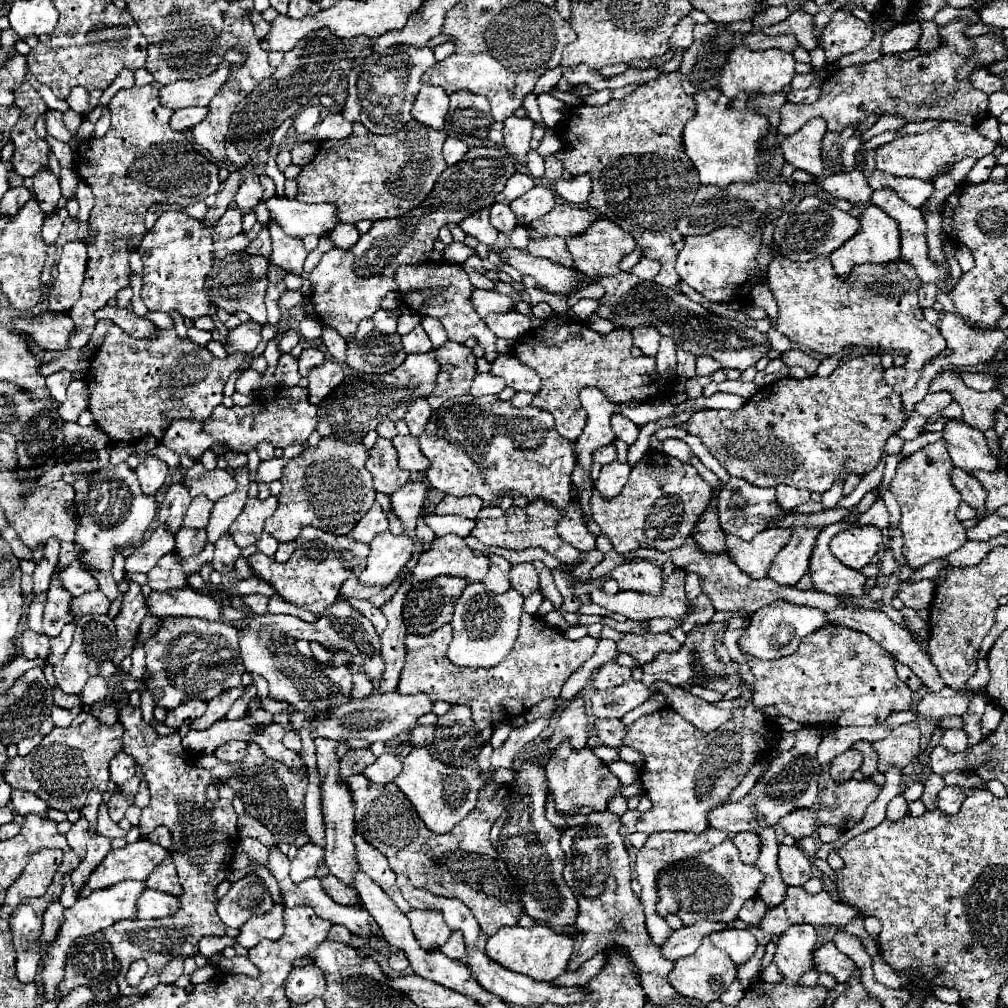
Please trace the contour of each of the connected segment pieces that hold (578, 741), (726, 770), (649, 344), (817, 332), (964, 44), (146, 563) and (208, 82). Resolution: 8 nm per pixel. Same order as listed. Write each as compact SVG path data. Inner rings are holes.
M578 693L560 713L560 719L556 723L554 735L550 737L550 751L562 741L570 739L572 747L582 749L588 745L588 715L586 715L586 699L582 693Z
M748 701L746 707L736 707L732 719L712 733L698 731L670 707L640 717L628 727L626 745L642 751L646 757L646 763L640 769L640 781L652 801L652 809L642 813L636 831L706 831L706 815L730 797L756 761L764 759L766 753L772 753L774 739L776 729L752 701ZM680 757L682 763L676 763Z
M636 327L632 329L632 335L634 335L634 345L642 351L642 355L656 357L660 335L658 331L654 331L654 327Z
M824 255L808 263L794 263L784 257L774 257L766 271L766 285L772 291L780 309L776 329L792 343L806 345L824 357L834 357L846 347L878 347L882 351L912 353L916 369L946 347L940 329L936 325L930 325L922 317L922 307L918 305L916 295L920 279L914 267L910 267L910 263L906 263L904 259L898 259L898 263L864 263L862 267L854 267L854 275L850 275L850 279L838 279Z
M952 21L940 27L940 37L948 45L952 45L960 55L970 55L974 51L974 43L964 37L964 29L968 27L966 21Z
M158 525L150 539L146 539L130 557L126 557L126 571L148 573L162 555L174 551L174 533L166 525Z
M228 53L220 67L204 79L194 81L174 81L170 85L164 85L160 91L160 103L164 107L170 107L172 111L192 105L208 105L214 93L222 87L222 83L228 79L228 69L232 65L240 65L244 61L242 53Z

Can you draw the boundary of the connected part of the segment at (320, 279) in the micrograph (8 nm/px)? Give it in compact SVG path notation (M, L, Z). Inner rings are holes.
M504 145L474 147L462 157L462 161L448 167L438 177L426 203L408 211L408 215L374 221L372 229L360 235L358 243L348 251L330 249L324 253L316 269L310 273L314 285L312 303L318 319L336 329L346 341L352 341L358 323L372 317L380 309L384 295L394 289L394 271L404 263L418 265L428 261L432 245L438 239L438 229L446 223L460 223L460 219L474 211L492 205L494 195L504 189L506 179L514 173L516 165Z

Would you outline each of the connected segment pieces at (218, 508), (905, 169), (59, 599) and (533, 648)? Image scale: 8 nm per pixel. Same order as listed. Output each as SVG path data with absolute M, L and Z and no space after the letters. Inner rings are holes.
M242 467L238 471L232 471L232 475L238 481L238 489L226 497L222 497L218 503L214 503L214 509L210 513L206 533L208 533L208 543L214 543L222 533L228 531L230 523L242 513L242 505L246 501L246 491L248 491L248 467Z
M940 121L938 127L920 133L920 135L904 135L896 141L890 141L876 149L876 165L880 171L890 173L894 177L918 177L922 181L934 181L942 175L948 175L952 167L966 157L982 157L984 153L992 153L996 143L992 139L982 137L976 127L964 123Z
M54 573L50 589L46 591L46 607L44 607L44 633L48 637L56 637L66 623L74 621L74 617L68 615L70 599L72 595L62 587L62 583L58 583L58 573Z
M522 613L520 633L508 657L488 669L476 667L458 667L448 661L447 649L453 637L452 627L440 627L428 635L406 635L406 665L400 675L398 691L400 693L428 693L434 701L448 701L454 705L468 705L472 709L472 719L480 729L510 721L526 713L544 697L558 697L564 681L580 669L586 659L594 653L598 639L586 635L578 641L564 639L560 631L554 631L542 619ZM524 651L530 651L524 653ZM492 687L500 693L492 693Z

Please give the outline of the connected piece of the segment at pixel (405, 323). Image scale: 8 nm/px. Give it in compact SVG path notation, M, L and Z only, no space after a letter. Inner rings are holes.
M406 311L406 313L402 313L402 315L398 317L398 329L396 329L396 333L398 333L398 335L406 335L406 333L408 333L410 329L414 329L418 323L420 323L420 315L414 315L414 313Z

